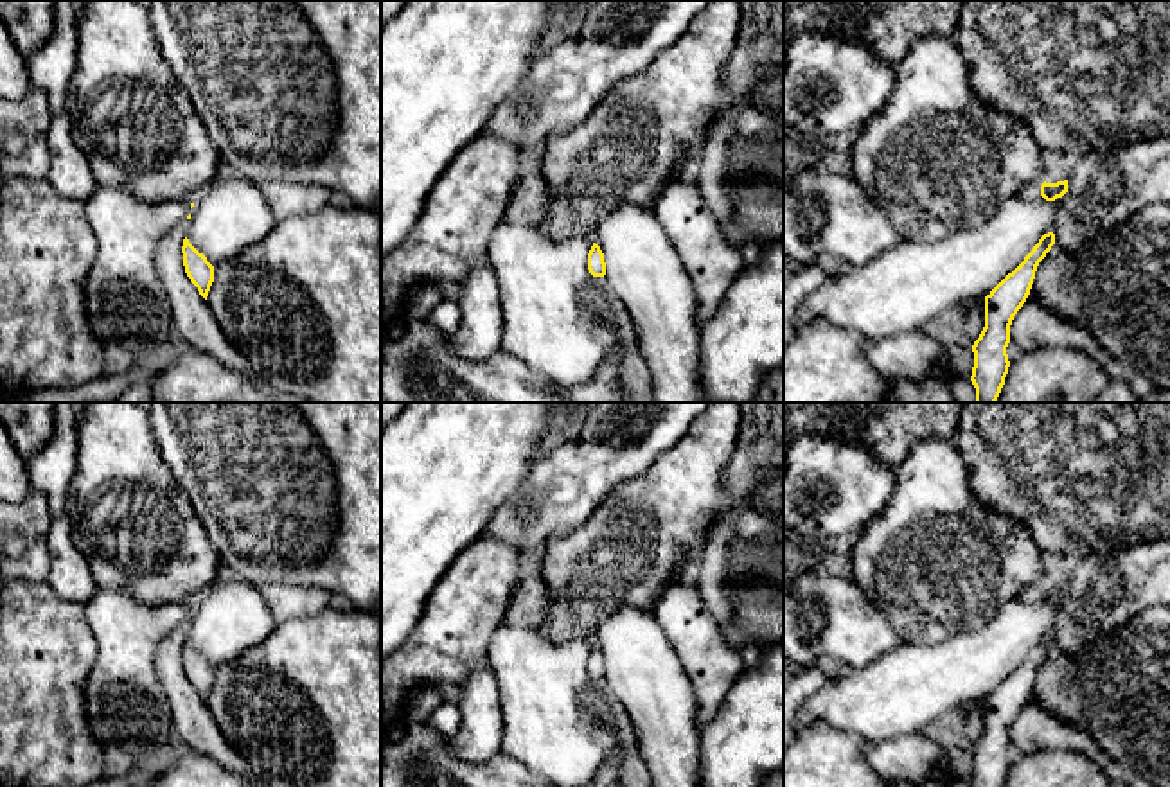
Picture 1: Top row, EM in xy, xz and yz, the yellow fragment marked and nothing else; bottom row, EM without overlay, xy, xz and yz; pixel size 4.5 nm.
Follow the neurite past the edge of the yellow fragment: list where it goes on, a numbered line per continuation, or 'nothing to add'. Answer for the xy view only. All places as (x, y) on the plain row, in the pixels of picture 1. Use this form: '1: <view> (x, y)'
nothing to add

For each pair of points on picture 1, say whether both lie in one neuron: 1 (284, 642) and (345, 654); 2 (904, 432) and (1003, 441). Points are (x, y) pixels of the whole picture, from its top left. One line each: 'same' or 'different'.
1: same
2: different

